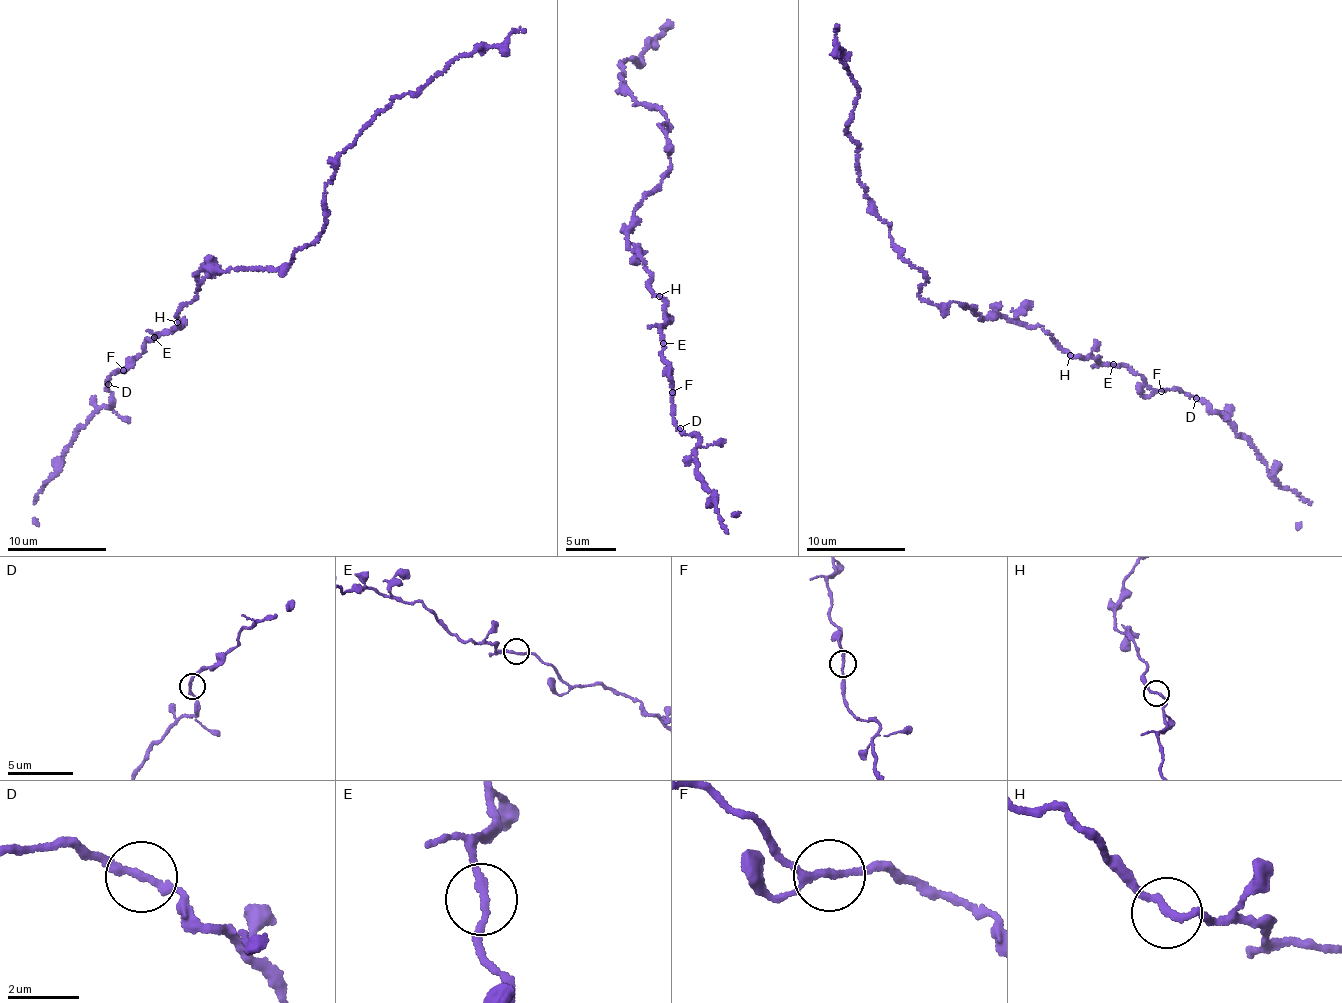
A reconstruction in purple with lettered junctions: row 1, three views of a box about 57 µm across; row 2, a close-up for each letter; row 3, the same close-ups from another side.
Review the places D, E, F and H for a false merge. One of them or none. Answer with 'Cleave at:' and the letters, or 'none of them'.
Cleave at: none of them

